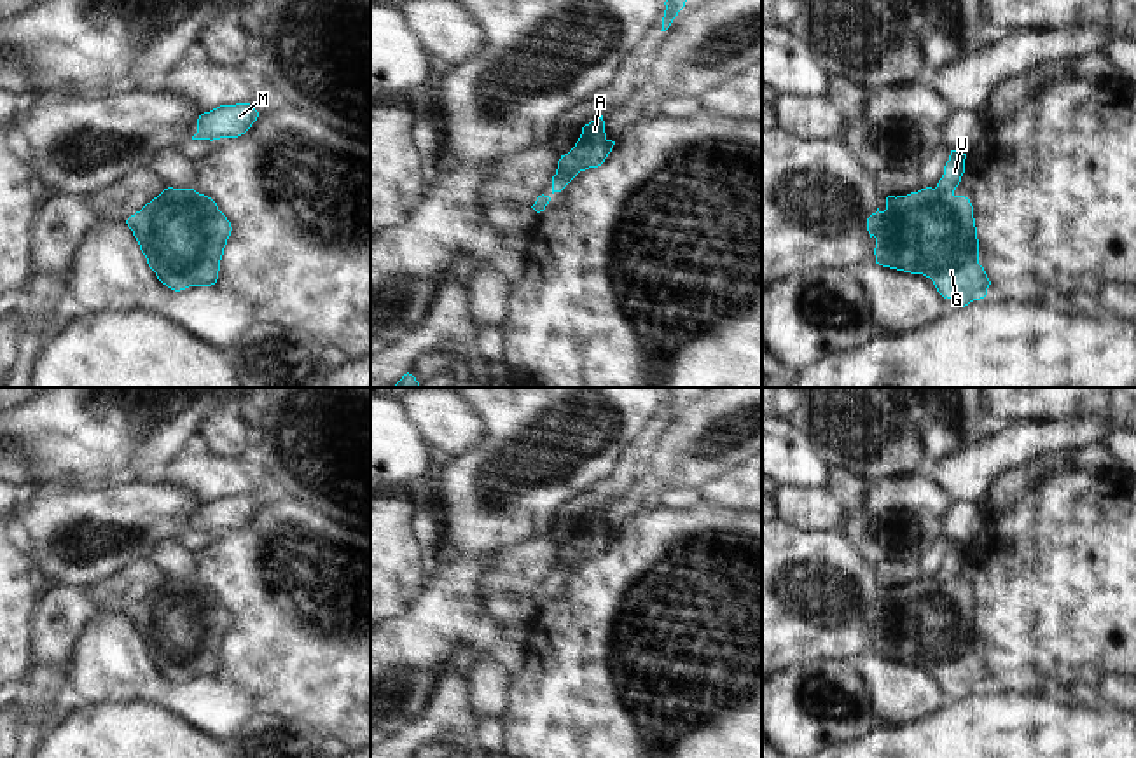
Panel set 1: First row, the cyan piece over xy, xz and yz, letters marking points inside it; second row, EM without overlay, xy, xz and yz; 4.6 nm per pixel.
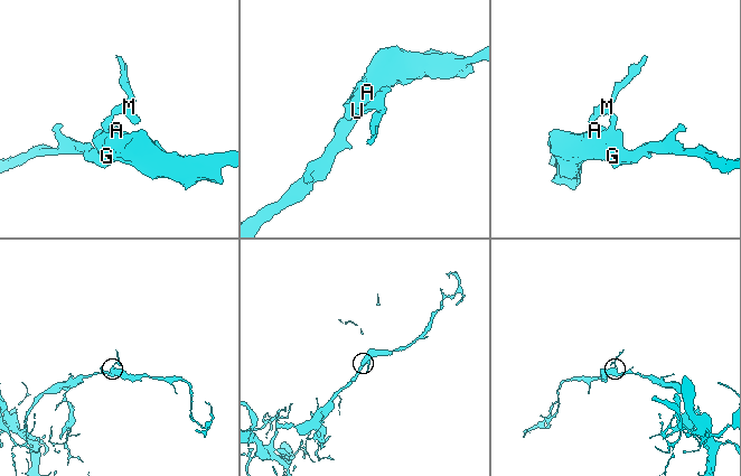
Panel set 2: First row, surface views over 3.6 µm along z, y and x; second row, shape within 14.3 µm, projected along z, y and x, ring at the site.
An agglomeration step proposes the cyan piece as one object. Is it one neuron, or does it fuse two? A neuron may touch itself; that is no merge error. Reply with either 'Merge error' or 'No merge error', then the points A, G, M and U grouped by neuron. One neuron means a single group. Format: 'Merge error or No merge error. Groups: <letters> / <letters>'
Merge error. Groups: A G / M U.

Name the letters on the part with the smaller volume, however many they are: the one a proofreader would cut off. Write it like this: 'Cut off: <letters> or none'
Cut off: M, U.

